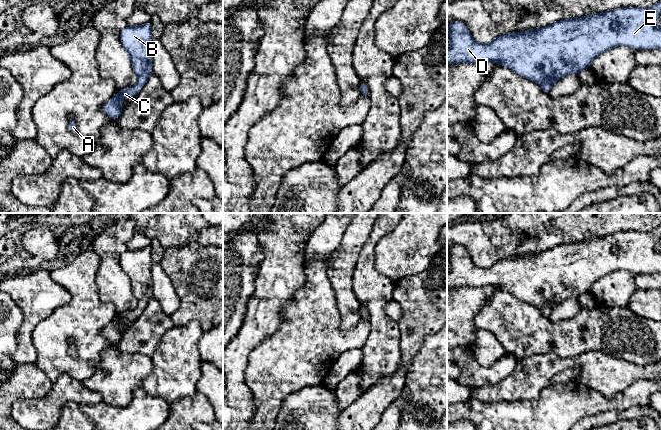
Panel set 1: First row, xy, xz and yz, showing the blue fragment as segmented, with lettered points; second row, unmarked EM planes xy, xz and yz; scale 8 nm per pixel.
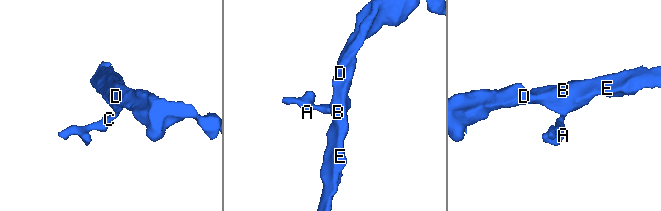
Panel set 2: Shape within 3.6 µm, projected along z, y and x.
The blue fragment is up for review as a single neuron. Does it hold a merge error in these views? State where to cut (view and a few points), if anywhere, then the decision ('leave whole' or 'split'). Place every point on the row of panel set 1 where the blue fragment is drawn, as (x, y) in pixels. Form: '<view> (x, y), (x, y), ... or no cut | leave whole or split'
no cut | leave whole

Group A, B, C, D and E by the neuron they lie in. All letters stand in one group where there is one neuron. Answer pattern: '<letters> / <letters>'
A B C D E

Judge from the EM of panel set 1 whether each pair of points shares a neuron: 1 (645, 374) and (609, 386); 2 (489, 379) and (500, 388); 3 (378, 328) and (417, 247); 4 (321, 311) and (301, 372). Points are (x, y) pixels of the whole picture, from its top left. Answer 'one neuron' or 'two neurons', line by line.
1: one neuron
2: two neurons
3: two neurons
4: one neuron

